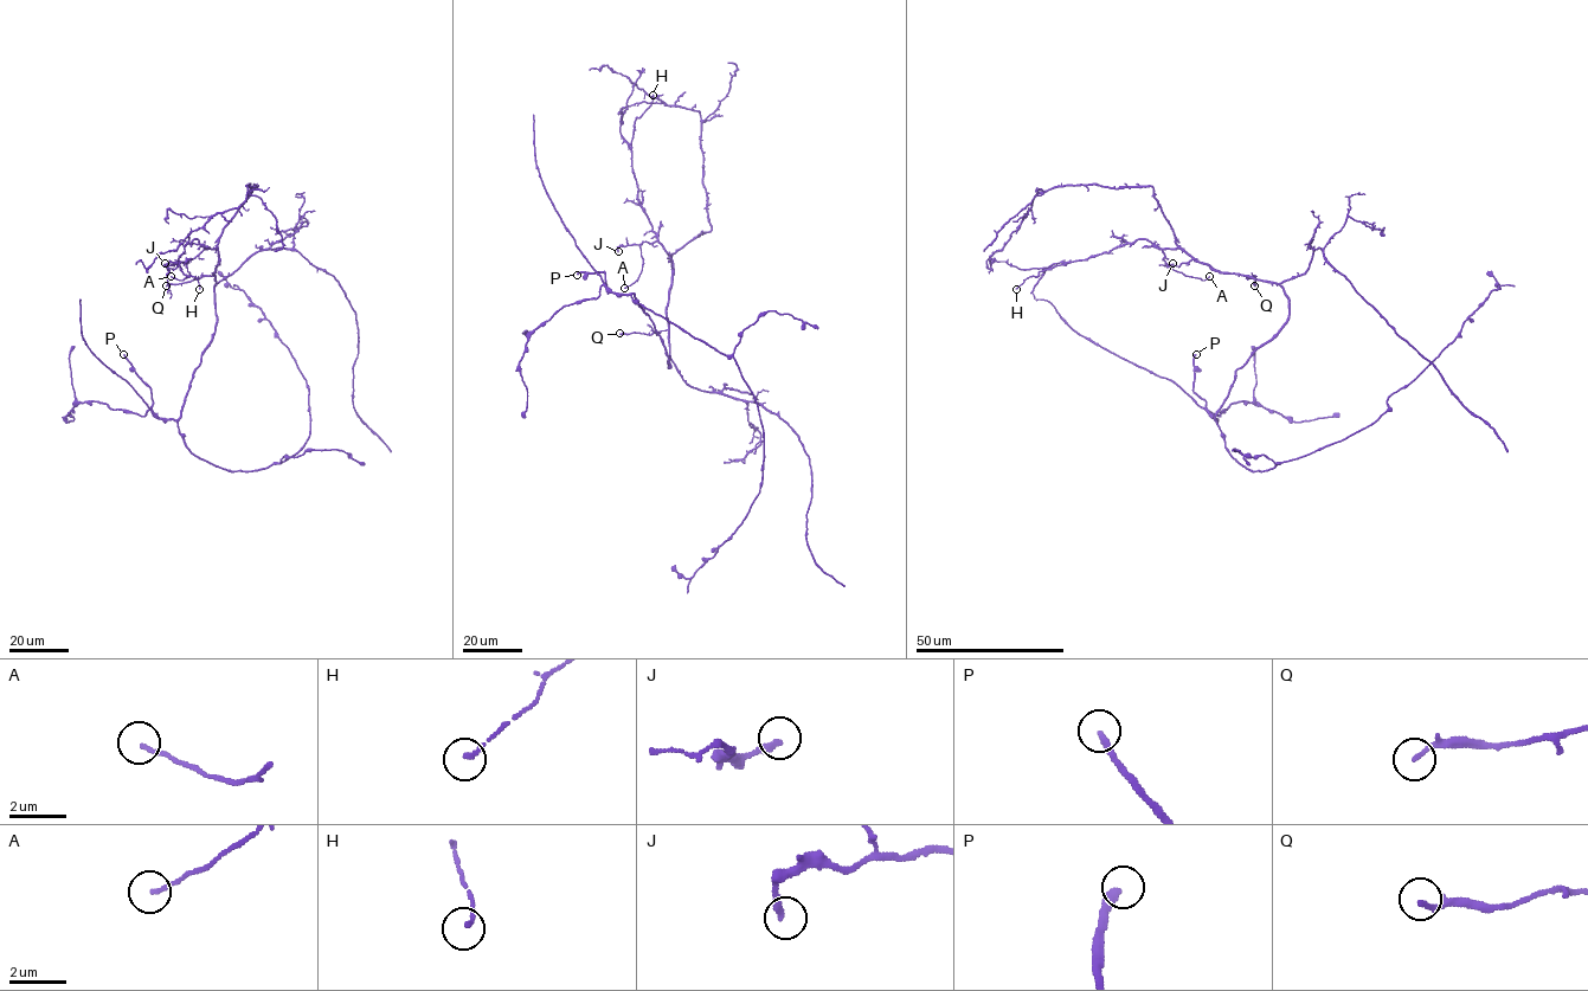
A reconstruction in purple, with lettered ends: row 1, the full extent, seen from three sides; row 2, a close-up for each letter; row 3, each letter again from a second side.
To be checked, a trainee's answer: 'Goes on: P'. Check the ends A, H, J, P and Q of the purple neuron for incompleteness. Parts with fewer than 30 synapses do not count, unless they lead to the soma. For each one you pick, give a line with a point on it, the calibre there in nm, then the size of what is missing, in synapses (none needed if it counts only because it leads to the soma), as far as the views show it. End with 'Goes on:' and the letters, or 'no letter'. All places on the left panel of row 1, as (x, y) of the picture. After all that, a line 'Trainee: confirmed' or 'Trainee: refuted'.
P: Place: (123, 354). Thickness 280 nm. Roughly 30 synapses
Goes on: P
Trainee: confirmed

